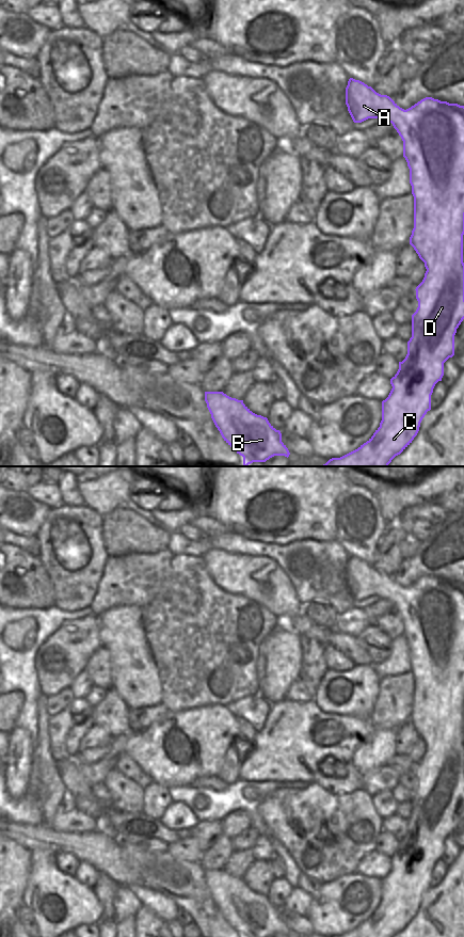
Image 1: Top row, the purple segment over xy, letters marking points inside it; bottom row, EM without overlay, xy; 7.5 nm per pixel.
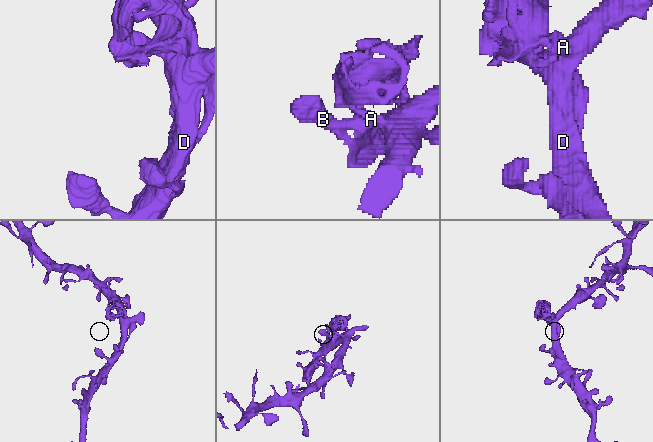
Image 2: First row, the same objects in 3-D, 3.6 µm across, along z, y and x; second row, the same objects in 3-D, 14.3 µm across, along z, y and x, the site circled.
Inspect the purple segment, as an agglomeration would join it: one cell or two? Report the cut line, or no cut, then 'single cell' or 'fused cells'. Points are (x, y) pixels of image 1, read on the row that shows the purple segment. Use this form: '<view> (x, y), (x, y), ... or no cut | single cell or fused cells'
xy (382, 95), (373, 102), (376, 109), (374, 117) | fused cells

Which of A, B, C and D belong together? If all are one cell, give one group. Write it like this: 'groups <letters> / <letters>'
groups A / B C D

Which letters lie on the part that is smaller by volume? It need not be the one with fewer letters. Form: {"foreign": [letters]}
{"foreign": ["A"]}

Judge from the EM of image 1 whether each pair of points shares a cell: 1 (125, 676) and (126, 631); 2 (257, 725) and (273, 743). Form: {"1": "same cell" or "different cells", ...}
{"1": "same cell", "2": "different cells"}

